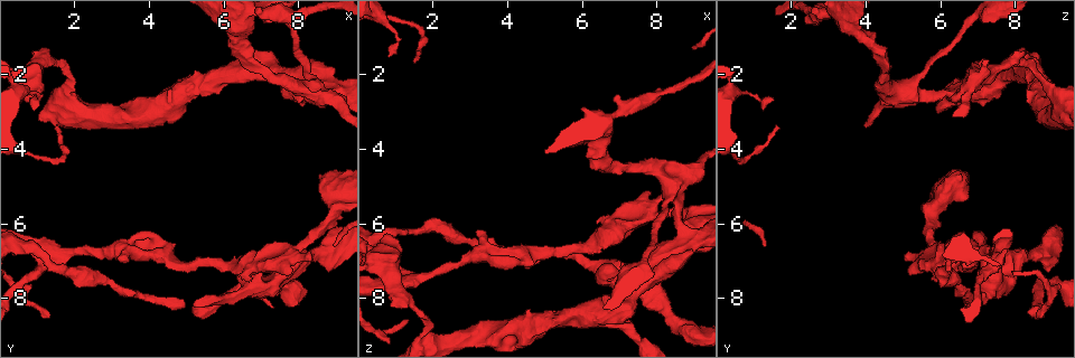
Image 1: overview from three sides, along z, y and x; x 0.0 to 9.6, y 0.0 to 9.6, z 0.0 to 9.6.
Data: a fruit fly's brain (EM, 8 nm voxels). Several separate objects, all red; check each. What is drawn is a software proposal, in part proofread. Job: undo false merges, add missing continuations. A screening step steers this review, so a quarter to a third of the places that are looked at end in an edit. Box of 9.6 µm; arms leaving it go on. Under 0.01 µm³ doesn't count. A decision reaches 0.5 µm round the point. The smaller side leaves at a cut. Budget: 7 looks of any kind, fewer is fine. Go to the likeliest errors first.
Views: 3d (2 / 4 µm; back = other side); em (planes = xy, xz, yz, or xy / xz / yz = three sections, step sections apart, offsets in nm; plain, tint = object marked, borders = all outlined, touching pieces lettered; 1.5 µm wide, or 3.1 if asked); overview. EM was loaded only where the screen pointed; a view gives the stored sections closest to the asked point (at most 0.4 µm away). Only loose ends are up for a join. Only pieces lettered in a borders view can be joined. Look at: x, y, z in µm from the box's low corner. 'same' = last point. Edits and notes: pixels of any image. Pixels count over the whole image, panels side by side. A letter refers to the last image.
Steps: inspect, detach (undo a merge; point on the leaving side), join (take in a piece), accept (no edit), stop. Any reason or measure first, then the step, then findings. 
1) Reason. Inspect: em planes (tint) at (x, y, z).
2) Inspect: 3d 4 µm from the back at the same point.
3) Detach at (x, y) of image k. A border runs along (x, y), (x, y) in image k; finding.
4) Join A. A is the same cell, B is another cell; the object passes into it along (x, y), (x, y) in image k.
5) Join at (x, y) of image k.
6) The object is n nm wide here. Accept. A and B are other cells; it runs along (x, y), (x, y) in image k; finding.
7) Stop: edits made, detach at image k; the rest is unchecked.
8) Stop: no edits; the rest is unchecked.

Branch stops here. Inspect: 3d 2 µm at (5.20, 8.15, 6.65).

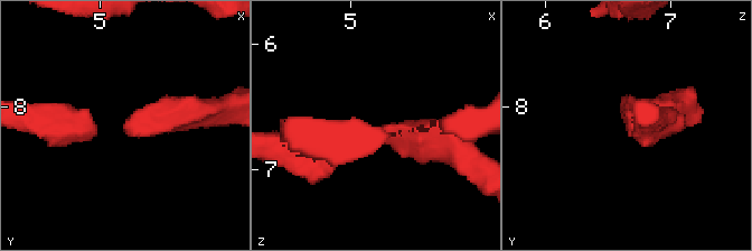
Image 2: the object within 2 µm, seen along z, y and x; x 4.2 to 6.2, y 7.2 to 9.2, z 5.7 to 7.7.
Need the tissue. Inspect: em planes (borders) at (5.20, 8.18, 6.68).

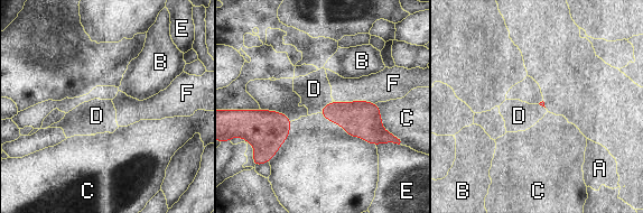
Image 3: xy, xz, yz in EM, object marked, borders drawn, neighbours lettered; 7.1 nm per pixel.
The longest contact is with F, 280 nm. Accept. A, B, C, D, E and F are other cells; none of them fits.

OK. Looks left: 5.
Free end. Inspect: em xz step 8 (borders) at (1.35, 8.50, 8.60).

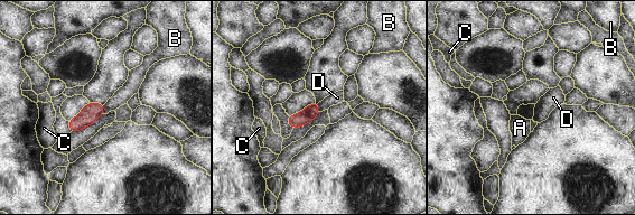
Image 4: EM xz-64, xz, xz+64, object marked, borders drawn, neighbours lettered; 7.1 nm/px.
Inspect: em planes (borders) at the same point.

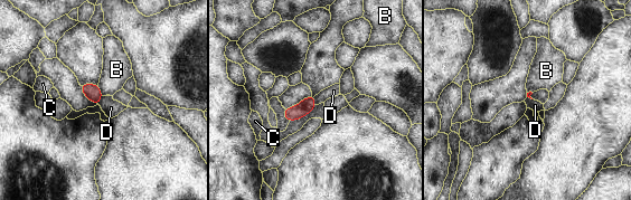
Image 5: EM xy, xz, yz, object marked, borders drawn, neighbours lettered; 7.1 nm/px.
Accept. B, C and D are other cells; a border runs along (102, 95), (97, 104) in image 5; none of them fits.

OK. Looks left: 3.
Branch point. Inspect: em planes (borders) at (8.80, 6.70, 8.85).

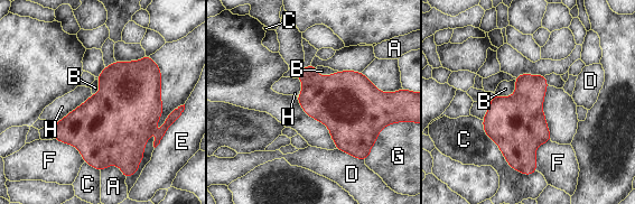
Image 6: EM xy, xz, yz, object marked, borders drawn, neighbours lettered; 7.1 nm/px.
Accept. A, B, C, D, E, F, G and H are other cells; a border runs along (515, 80), (513, 94), (495, 95) in image 6; continuous, no second neuron.

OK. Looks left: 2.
Stop: no edits; the rest is unchecked.

